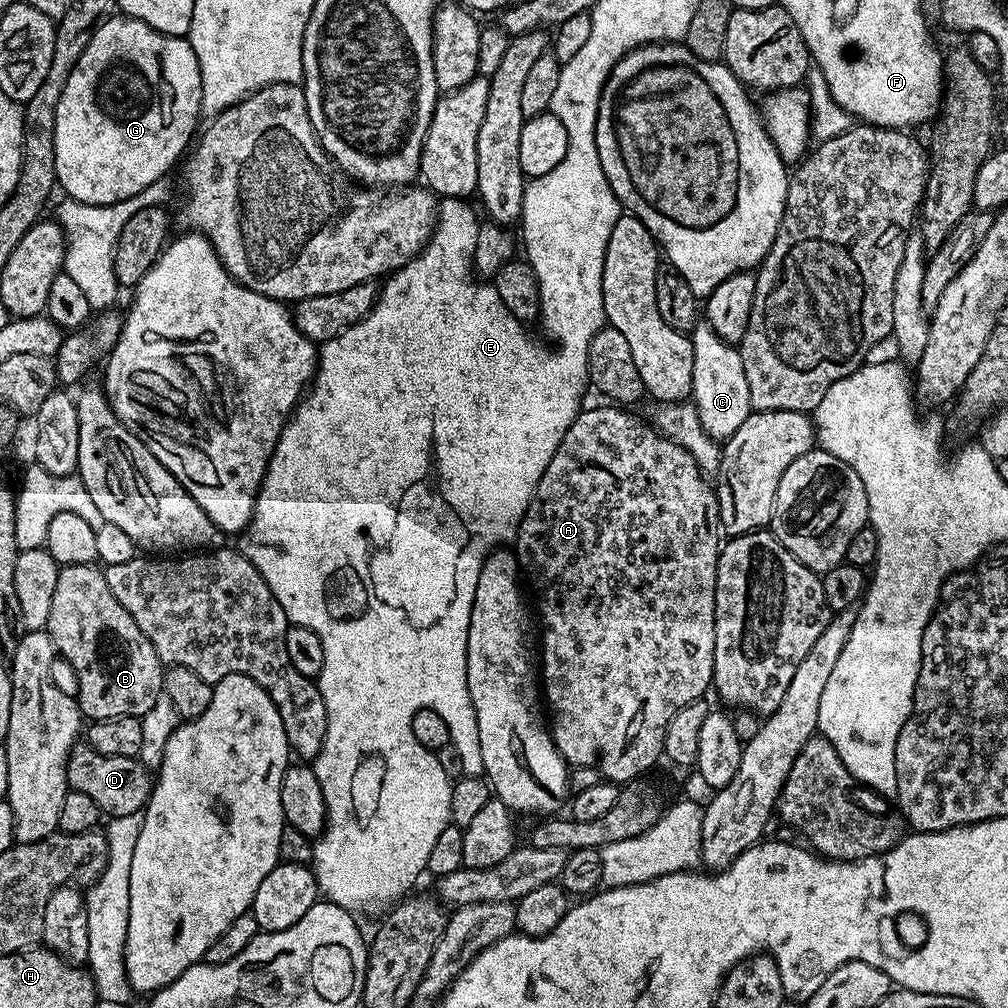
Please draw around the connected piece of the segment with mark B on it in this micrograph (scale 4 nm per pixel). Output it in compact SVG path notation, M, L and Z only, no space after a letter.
M66 564L58 574L54 599L50 605L47 634L54 642L57 653L72 667L76 675L74 695L80 711L89 721L109 720L119 716L144 716L164 690L165 665L161 664L150 638L138 630L138 622L126 614L122 602L114 598L103 571L96 564Z

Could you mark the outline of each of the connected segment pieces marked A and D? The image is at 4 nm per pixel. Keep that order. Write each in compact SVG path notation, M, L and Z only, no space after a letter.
M604 406L608 408L588 408L585 407L574 418L570 430L562 438L554 458L550 458L550 466L542 474L538 486L534 490L532 500L528 504L528 509L524 512L524 517L520 523L520 529L516 532L514 541L514 551L516 554L516 563L519 571L526 579L532 583L532 592L536 595L536 612L540 615L540 656L538 652L538 672L542 677L542 696L546 701L546 708L552 711L552 720L550 716L550 731L552 741L558 750L558 754L564 759L565 764L577 768L595 768L605 781L621 786L645 775L647 768L652 768L656 764L656 759L661 759L664 751L664 735L666 726L670 718L682 706L690 702L701 699L705 695L704 691L712 688L712 671L714 670L714 606L716 605L716 563L720 557L722 547L722 529L720 527L720 512L716 509L716 493L713 485L706 481L705 473L700 471L700 467L694 462L692 455L682 446L678 446L674 441L666 439L659 432L653 430L647 423L644 424L636 416L631 416L631 411L625 410L620 406Z
M86 742L77 743L68 755L68 786L98 802L101 813L113 816L134 816L143 813L152 797L154 776L134 756L103 756Z

